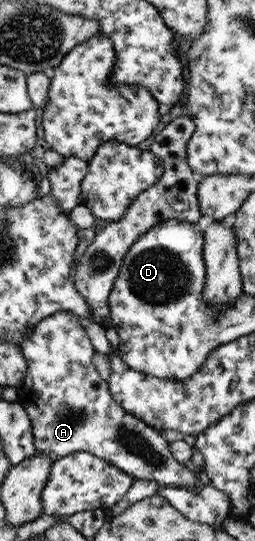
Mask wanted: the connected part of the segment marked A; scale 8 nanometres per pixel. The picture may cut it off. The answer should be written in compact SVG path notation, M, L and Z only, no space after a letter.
M63 311L62 313L55 313L50 317L47 317L45 320L39 322L39 324L36 325L36 328L34 328L34 330L28 334L26 340L22 342L20 349L22 350L29 367L26 378L24 378L24 382L16 387L16 402L21 404L21 406L23 406L25 410L29 412L31 422L33 423L34 443L37 450L39 450L39 452L43 452L43 454L47 454L47 456L51 458L52 463L60 460L61 458L67 457L68 455L85 452L97 455L98 458L107 460L107 463L114 464L114 466L118 467L119 470L130 474L134 480L155 481L161 486L161 488L183 487L184 489L198 489L201 485L205 485L205 482L208 483L205 477L202 479L198 478L197 474L193 473L192 470L187 468L185 461L171 452L172 450L170 449L170 443L163 438L159 431L155 430L153 427L147 426L142 419L139 419L137 416L127 412L126 408L123 408L121 404L114 399L114 396L111 395L110 392L109 382L98 373L98 369L93 363L94 354L97 352L97 349L93 345L93 342L91 342L91 338L88 337L87 330L85 330L82 324L78 321L76 314Z

